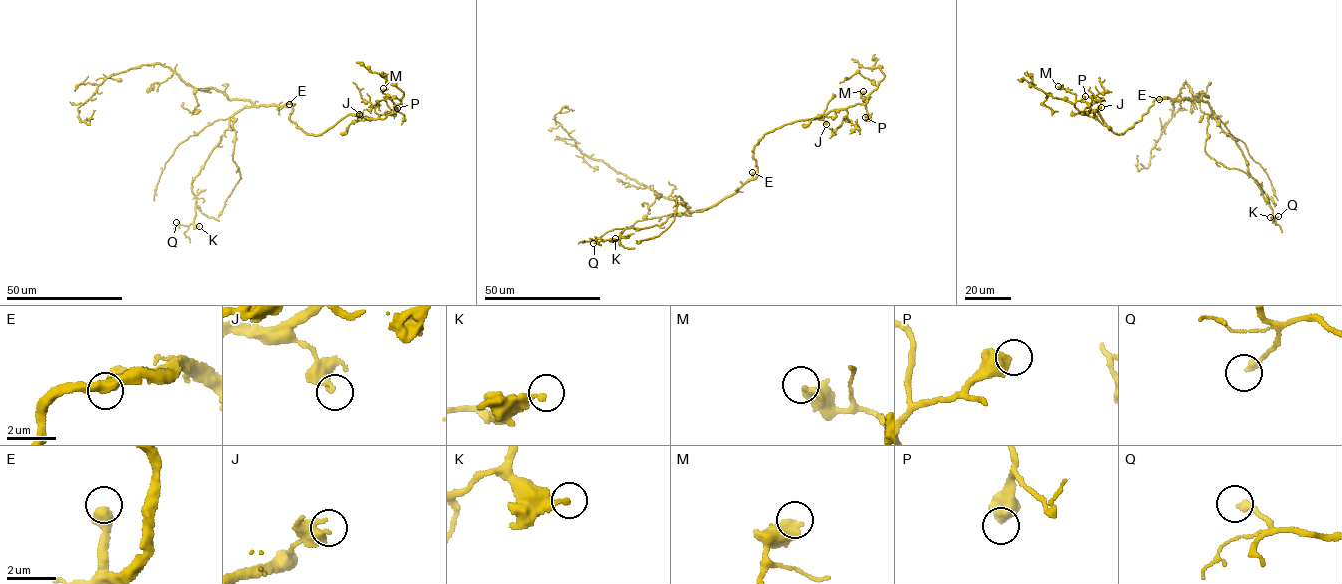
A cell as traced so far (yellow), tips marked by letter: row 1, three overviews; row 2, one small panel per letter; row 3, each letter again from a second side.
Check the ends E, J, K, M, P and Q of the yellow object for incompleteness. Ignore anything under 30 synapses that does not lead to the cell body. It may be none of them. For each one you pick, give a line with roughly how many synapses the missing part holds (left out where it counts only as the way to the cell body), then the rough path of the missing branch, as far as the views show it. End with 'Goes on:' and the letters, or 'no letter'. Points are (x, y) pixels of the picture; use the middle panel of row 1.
E: about 35 synapses; missing branch runs (752, 172), (760, 181), (768, 185), (789, 178), (837, 178), (846, 173)
Goes on: E

